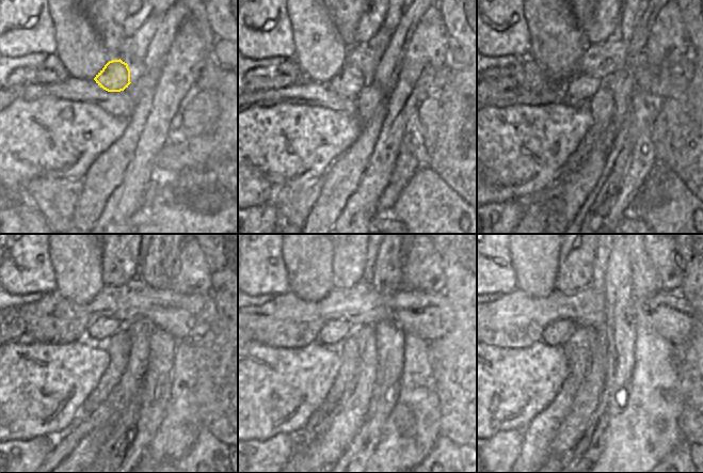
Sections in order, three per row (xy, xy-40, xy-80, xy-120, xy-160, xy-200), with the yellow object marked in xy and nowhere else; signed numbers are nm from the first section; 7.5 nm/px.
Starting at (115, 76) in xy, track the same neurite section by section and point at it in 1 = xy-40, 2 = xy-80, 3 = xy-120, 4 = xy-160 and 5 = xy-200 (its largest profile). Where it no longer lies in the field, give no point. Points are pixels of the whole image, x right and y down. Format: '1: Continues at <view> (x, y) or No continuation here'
1: Continues at xy-40 (349, 81)
2: Continues at xy-80 (579, 89)
3: Continues at xy-120 (98, 331)
4: Continues at xy-160 (332, 333)
5: Continues at xy-200 (556, 334).

